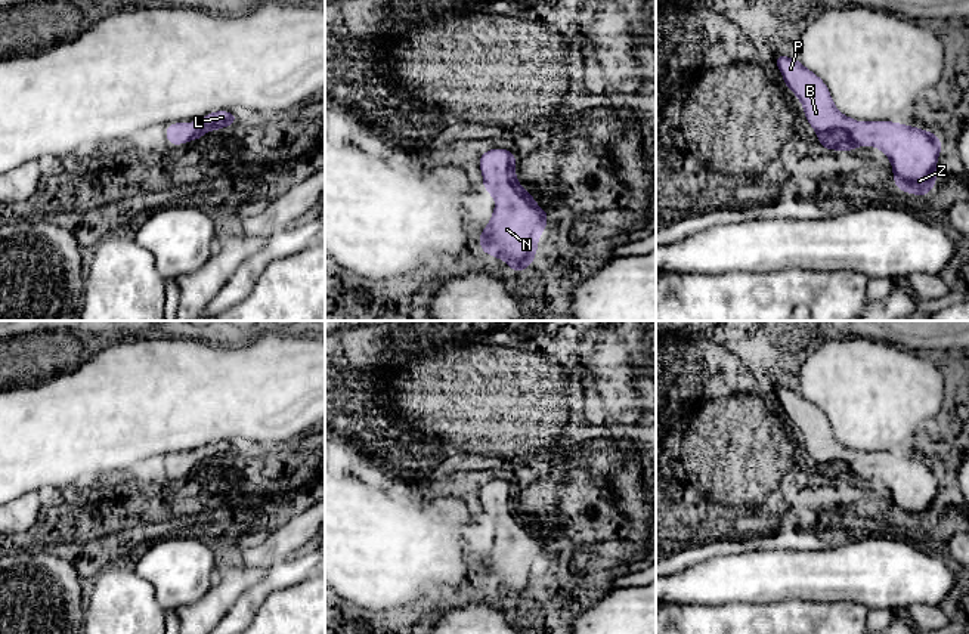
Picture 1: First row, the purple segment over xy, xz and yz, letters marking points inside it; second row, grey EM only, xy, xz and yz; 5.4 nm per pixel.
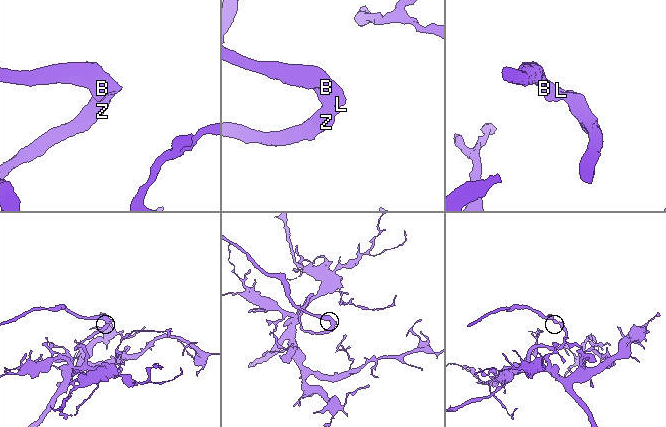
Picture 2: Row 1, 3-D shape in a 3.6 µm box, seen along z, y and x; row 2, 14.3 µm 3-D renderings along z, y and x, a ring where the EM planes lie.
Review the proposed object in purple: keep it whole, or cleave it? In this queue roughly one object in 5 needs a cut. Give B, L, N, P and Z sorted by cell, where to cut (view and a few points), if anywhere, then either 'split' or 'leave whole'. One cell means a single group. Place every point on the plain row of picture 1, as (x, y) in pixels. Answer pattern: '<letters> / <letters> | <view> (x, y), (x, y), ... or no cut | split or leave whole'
B L N P Z | no cut | leave whole

